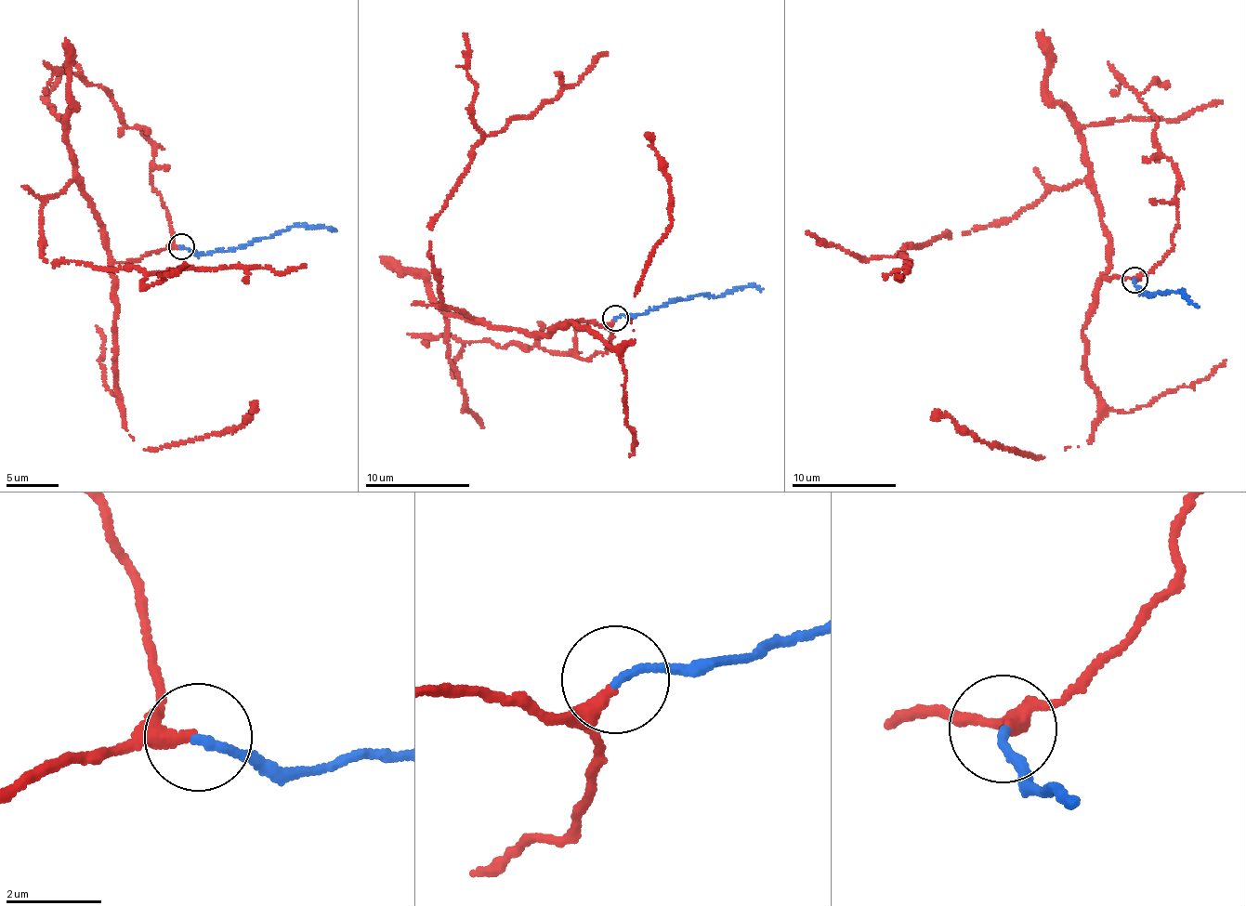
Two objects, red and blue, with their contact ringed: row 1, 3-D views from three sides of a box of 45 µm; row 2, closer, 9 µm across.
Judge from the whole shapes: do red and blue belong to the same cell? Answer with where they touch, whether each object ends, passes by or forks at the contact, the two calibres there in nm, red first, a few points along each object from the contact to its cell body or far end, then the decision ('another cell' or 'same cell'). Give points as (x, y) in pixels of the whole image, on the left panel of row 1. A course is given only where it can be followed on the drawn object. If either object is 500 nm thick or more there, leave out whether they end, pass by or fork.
place (181, 246); red passes by; blue ends; calibres 220 and 180 nm; course red (179, 245), (116, 262), (70, 179), (39, 220), (41, 252), (54, 262), (150, 272), (306, 264); course blue (180, 246), (210, 254), (264, 238), (290, 227), (336, 230); same cell

